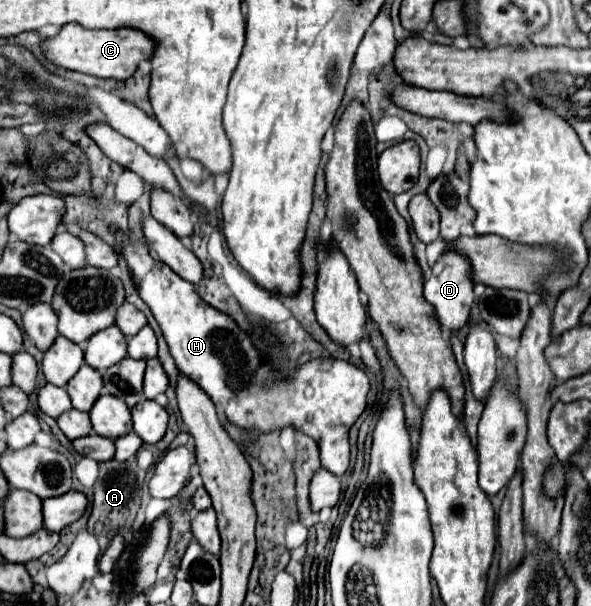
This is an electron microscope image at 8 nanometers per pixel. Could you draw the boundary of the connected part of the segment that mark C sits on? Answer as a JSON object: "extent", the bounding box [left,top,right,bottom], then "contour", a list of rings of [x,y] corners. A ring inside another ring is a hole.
{"extent":[44,24,156,80],"contour":[[[66,24],[62,32],[54,38],[48,38],[44,42],[44,52],[48,60],[62,68],[78,70],[82,74],[92,74],[98,78],[114,78],[114,80],[126,80],[130,78],[140,60],[150,60],[154,56],[156,42],[134,28],[114,28],[114,30],[90,30],[80,24]]]}

